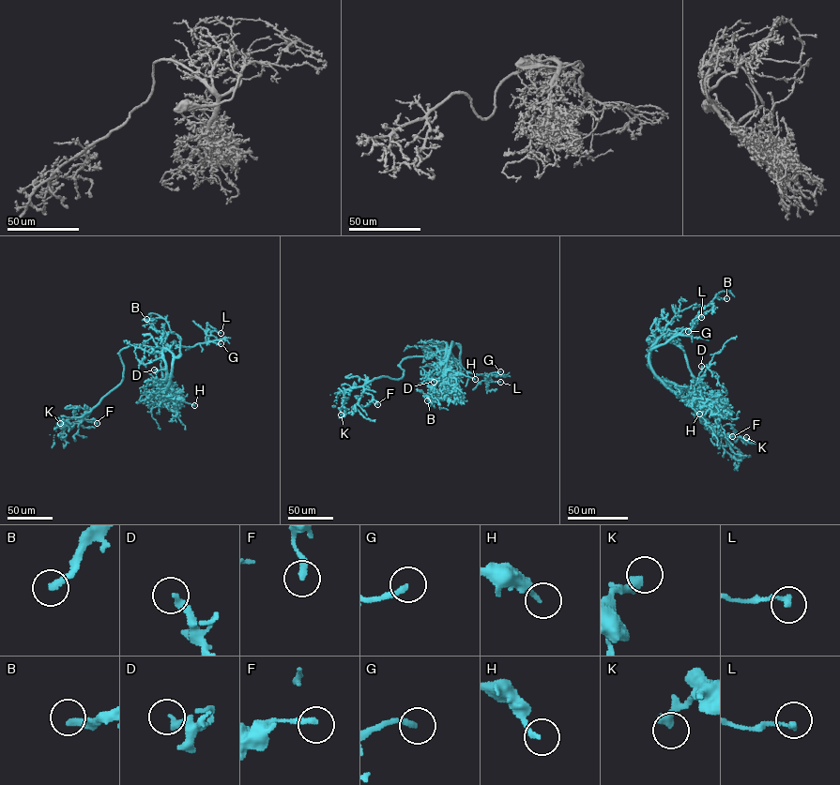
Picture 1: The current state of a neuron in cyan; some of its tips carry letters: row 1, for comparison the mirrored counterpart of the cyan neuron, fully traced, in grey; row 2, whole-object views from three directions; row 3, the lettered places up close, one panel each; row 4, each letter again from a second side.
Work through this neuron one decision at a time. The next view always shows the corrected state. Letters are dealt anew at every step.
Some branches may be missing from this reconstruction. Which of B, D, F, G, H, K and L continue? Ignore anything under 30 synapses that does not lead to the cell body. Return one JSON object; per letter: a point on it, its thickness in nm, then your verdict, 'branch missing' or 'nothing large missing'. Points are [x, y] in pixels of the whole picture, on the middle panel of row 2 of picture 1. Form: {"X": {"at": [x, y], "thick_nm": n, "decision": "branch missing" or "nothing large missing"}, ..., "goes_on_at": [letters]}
{"B": {"at": [427, 400], "thick_nm": 280, "decision": "branch missing"}, "D": {"at": [434, 382], "thick_nm": 280, "decision": "branch missing"}, "F": {"at": [377, 404], "thick_nm": 280, "decision": "nothing large missing"}, "G": {"at": [500, 371], "thick_nm": 240, "decision": "branch missing"}, "H": {"at": [475, 379], "thick_nm": 170, "decision": "nothing large missing"}, "K": {"at": [341, 415], "thick_nm": 420, "decision": "nothing large missing"}, "L": {"at": [500, 382], "thick_nm": 200, "decision": "nothing large missing"}, "goes_on_at": ["B", "D", "G"]}

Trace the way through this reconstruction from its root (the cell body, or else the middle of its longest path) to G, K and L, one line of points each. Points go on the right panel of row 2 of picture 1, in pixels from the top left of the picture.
G: (669, 336), (668, 333), (659, 337), (651, 349), (679, 335), (691, 335), (693, 329), (688, 331)
K: (669, 336), (680, 345), (697, 384), (696, 415), (718, 434), (739, 436), (742, 441), (746, 437)
L: (669, 336), (668, 333), (659, 337), (651, 349), (679, 335), (691, 335), (693, 320), (702, 314), (701, 317)

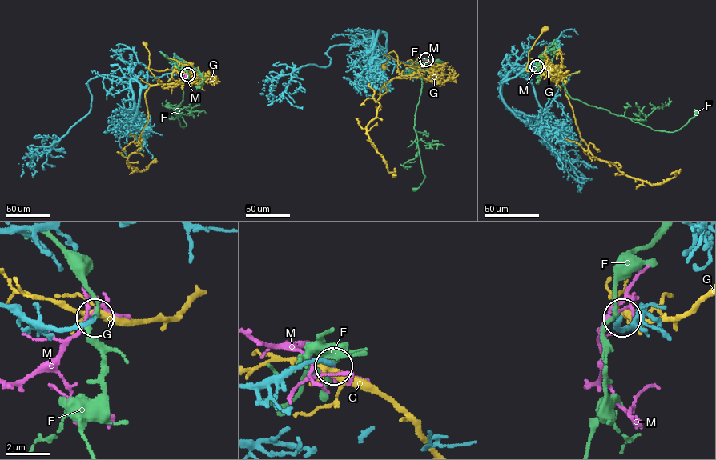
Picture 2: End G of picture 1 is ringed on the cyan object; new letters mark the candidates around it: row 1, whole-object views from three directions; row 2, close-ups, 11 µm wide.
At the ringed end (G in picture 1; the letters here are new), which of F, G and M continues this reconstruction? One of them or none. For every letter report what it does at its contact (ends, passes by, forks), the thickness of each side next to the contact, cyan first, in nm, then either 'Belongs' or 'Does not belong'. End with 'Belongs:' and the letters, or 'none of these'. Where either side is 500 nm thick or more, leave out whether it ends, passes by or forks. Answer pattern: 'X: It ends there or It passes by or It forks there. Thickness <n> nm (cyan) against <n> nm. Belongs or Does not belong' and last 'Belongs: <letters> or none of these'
F: It passes by. Thickness 240 nm (cyan) against 200 nm. Does not belong
G: It forks there. Thickness 240 nm (cyan) against 280 nm. Does not belong
M: It forks there. Thickness 240 nm (cyan) against 140 nm. Does not belong
Belongs: none of these

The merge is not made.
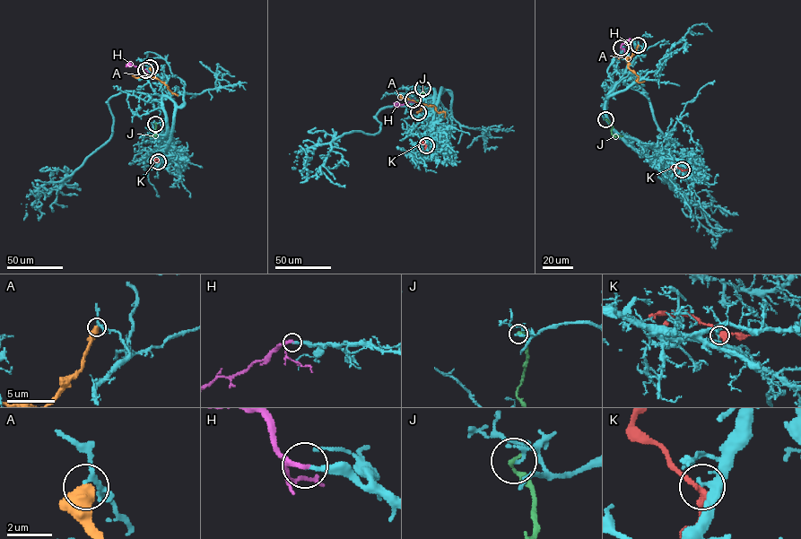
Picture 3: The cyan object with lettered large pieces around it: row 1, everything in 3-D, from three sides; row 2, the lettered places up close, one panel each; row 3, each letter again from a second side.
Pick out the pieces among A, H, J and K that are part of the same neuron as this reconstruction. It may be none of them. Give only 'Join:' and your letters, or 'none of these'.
Join: H

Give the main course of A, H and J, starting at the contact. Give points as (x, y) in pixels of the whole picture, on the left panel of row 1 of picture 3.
A: (150, 67), (153, 75), (178, 94)
H: (145, 70), (130, 64), (126, 66)
J: (155, 124), (156, 134), (150, 136)

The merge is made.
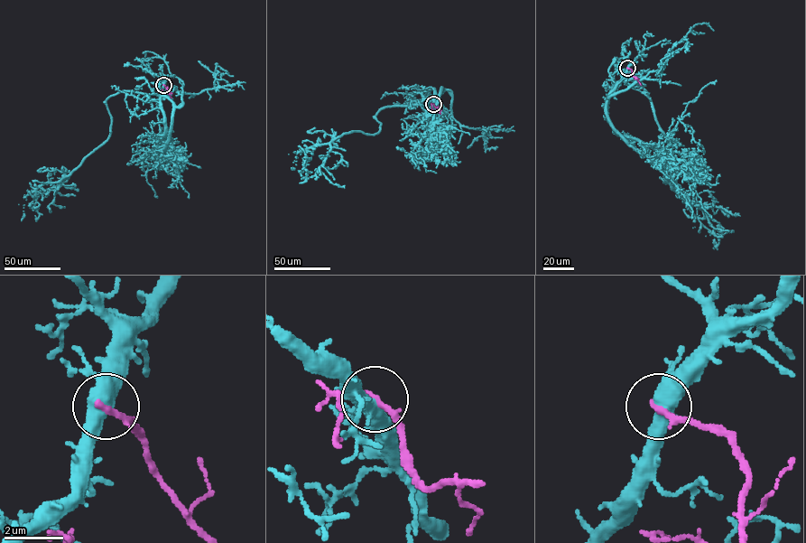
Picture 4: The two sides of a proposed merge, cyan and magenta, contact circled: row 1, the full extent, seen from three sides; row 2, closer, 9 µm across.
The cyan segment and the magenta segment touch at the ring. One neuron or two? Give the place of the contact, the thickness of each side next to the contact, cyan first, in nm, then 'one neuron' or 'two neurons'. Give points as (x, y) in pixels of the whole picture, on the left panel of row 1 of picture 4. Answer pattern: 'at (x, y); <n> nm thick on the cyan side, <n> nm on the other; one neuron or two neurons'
at (163, 85); 550 nm thick on the cyan side, 240 nm on the other; two neurons

